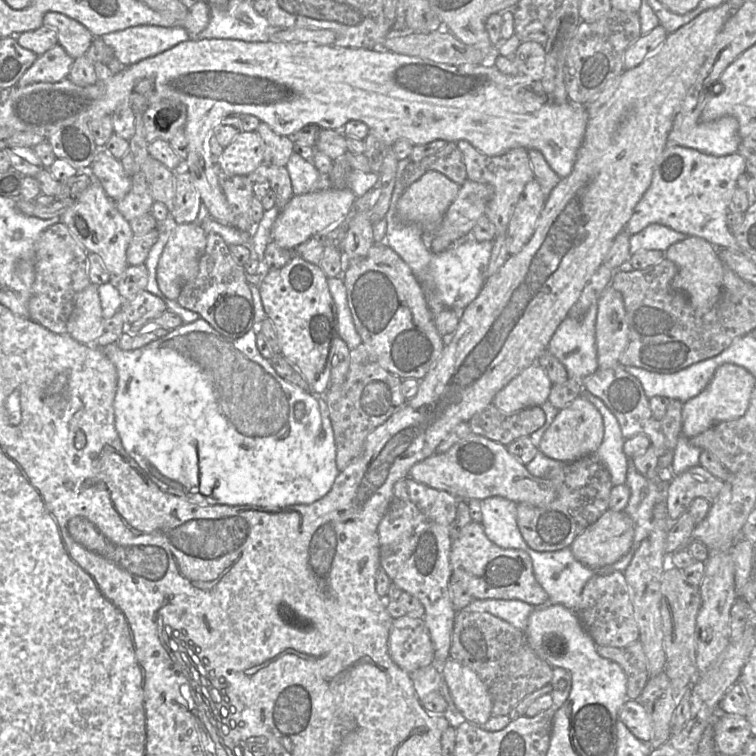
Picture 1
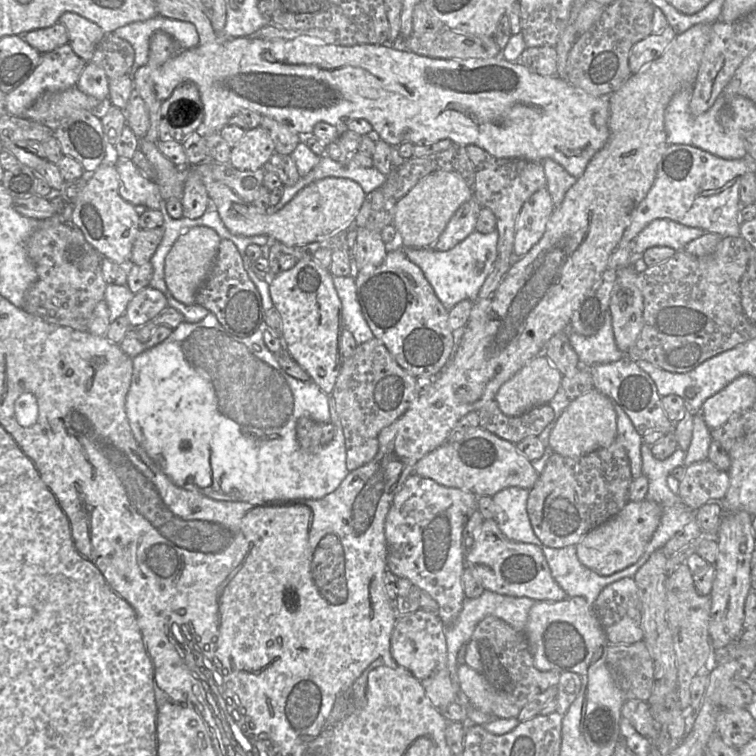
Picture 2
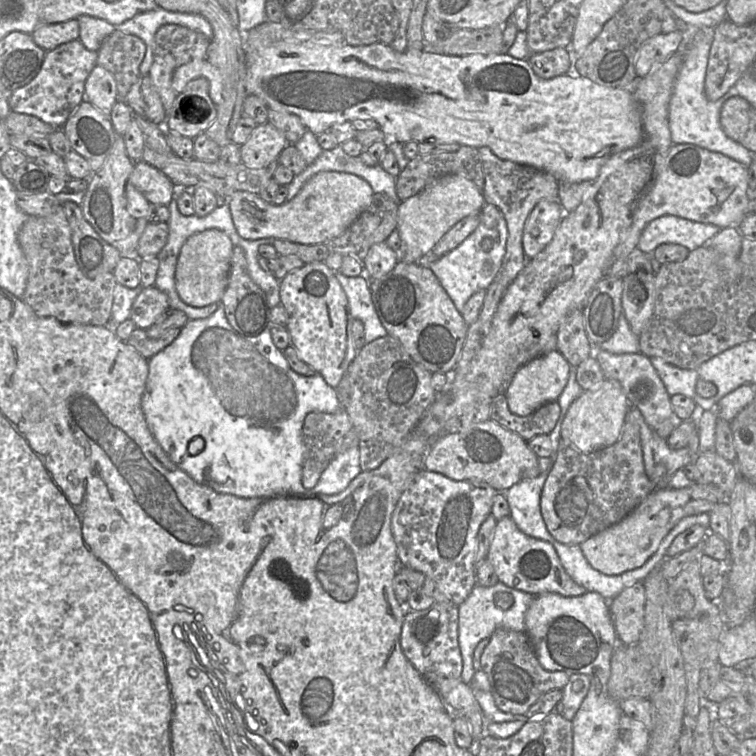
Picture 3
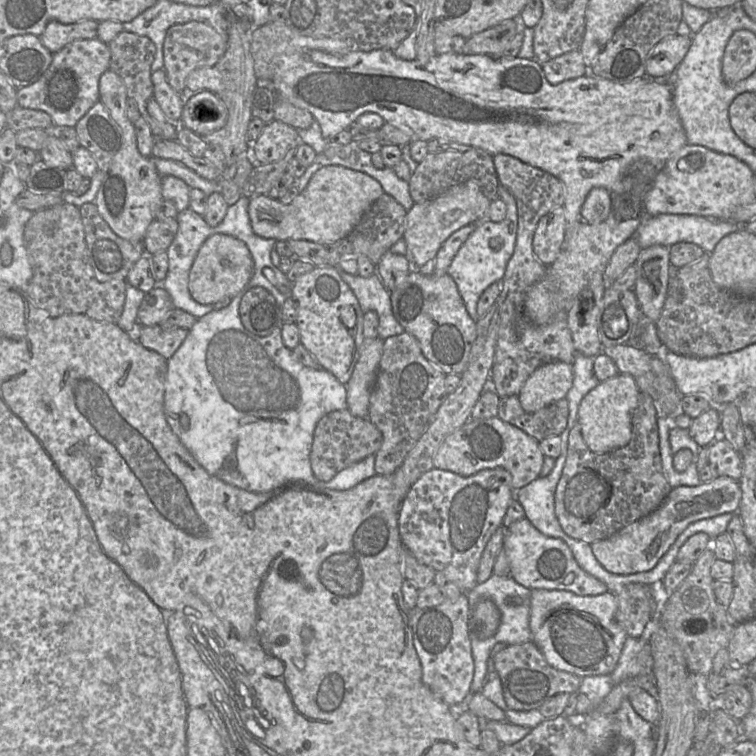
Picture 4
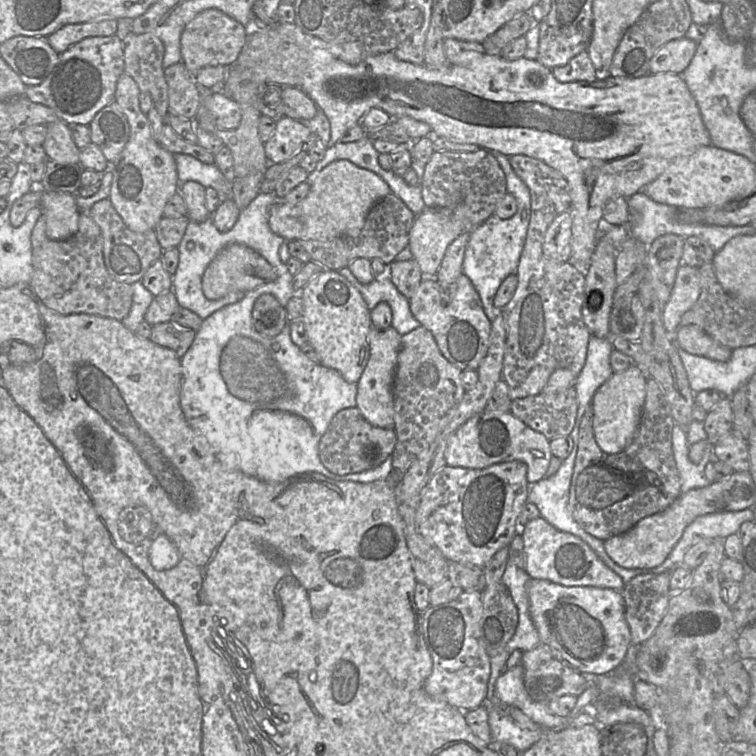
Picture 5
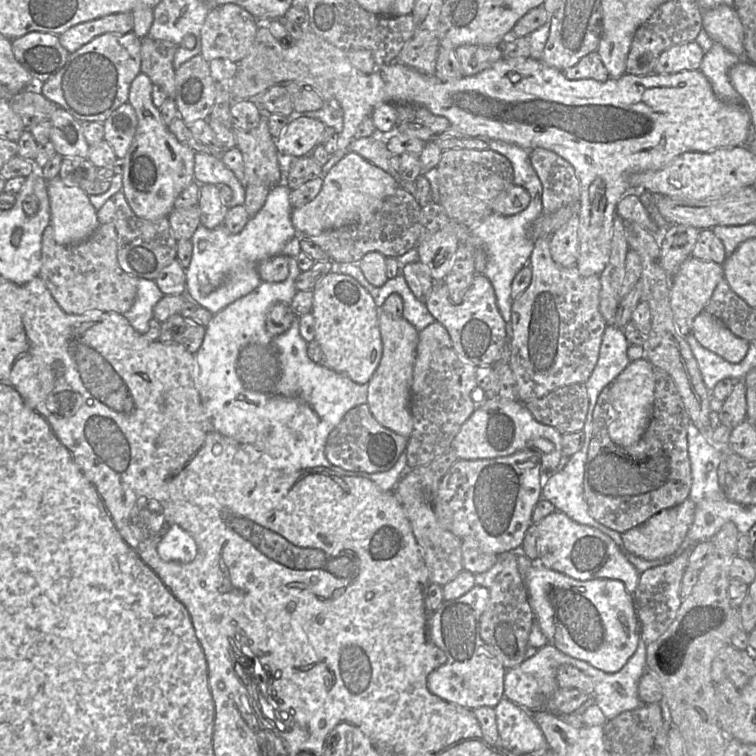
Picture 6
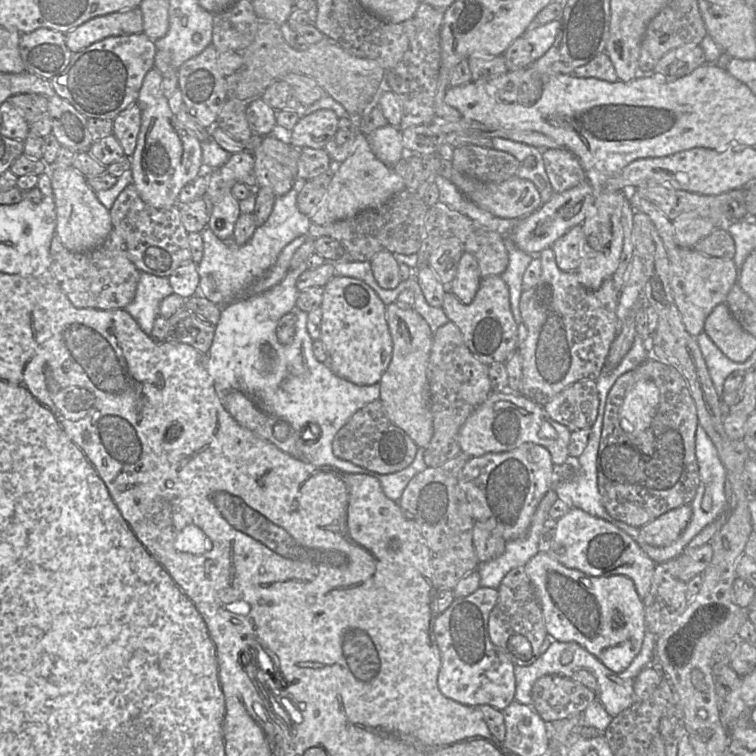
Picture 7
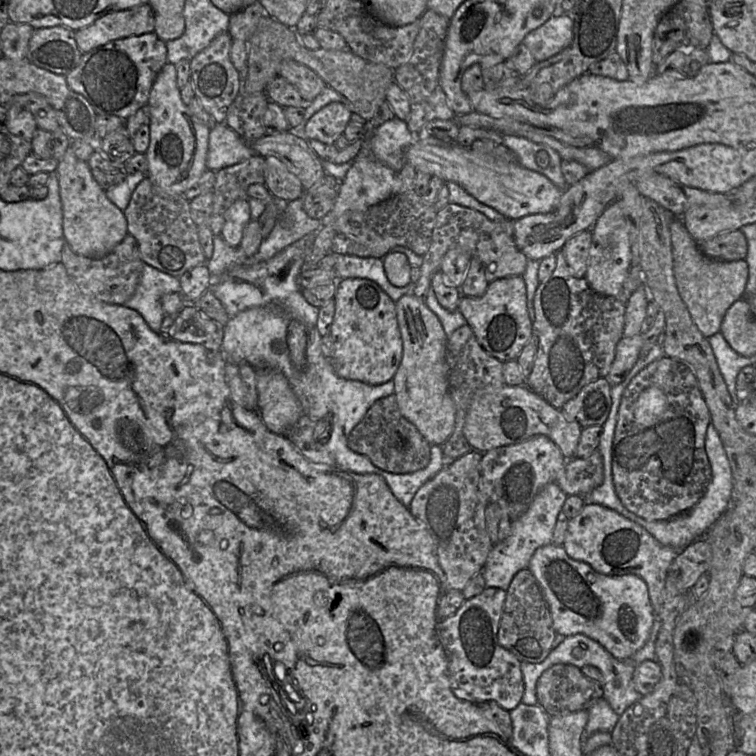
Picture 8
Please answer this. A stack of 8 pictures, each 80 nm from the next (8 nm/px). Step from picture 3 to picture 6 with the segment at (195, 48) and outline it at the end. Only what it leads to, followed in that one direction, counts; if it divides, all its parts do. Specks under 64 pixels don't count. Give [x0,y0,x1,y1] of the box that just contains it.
[200,3,258,63]

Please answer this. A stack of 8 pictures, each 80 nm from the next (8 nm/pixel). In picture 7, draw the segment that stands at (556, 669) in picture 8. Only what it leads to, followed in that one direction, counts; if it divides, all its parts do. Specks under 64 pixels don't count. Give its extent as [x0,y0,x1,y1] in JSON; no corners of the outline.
[532,676,597,723]

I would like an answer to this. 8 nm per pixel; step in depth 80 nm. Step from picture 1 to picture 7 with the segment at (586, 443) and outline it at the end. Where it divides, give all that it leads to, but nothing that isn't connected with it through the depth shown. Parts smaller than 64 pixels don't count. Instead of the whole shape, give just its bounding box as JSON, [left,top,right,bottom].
[620,380,659,434]

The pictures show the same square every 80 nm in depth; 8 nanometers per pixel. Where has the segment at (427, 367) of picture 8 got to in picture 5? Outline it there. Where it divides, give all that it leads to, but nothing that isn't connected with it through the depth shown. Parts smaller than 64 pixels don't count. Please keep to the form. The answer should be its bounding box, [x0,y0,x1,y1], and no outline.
[356,326,402,430]

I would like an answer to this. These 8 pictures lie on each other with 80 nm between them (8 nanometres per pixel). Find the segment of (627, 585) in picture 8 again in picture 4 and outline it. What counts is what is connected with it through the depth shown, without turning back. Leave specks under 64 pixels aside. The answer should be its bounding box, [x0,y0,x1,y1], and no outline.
[529,589,628,678]

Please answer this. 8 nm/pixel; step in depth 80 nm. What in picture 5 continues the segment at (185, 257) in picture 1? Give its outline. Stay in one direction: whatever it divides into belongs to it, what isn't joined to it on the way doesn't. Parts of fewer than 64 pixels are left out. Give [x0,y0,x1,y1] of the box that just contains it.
[202,244,277,300]

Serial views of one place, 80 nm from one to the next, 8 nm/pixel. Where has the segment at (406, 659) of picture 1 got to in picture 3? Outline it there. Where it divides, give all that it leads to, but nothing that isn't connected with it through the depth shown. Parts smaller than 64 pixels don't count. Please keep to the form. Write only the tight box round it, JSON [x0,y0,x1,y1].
[400,603,463,695]

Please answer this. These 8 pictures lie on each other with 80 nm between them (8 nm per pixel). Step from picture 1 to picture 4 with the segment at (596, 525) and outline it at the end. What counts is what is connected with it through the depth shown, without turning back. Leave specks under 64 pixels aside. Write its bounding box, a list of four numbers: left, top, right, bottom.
[591,476,741,574]

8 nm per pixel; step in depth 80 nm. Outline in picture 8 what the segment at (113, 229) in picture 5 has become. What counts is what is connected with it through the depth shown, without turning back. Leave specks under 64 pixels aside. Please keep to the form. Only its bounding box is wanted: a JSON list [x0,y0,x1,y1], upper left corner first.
[60,178,207,305]

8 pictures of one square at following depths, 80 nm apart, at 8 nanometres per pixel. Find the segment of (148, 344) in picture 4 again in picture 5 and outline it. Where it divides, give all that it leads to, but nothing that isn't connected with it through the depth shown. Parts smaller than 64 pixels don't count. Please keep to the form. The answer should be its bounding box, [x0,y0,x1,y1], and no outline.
[149,321,195,358]

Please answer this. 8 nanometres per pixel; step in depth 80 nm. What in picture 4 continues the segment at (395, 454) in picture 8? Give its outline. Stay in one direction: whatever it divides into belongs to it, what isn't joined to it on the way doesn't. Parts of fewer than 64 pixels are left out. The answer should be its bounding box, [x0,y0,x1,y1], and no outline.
[305,409,381,482]

